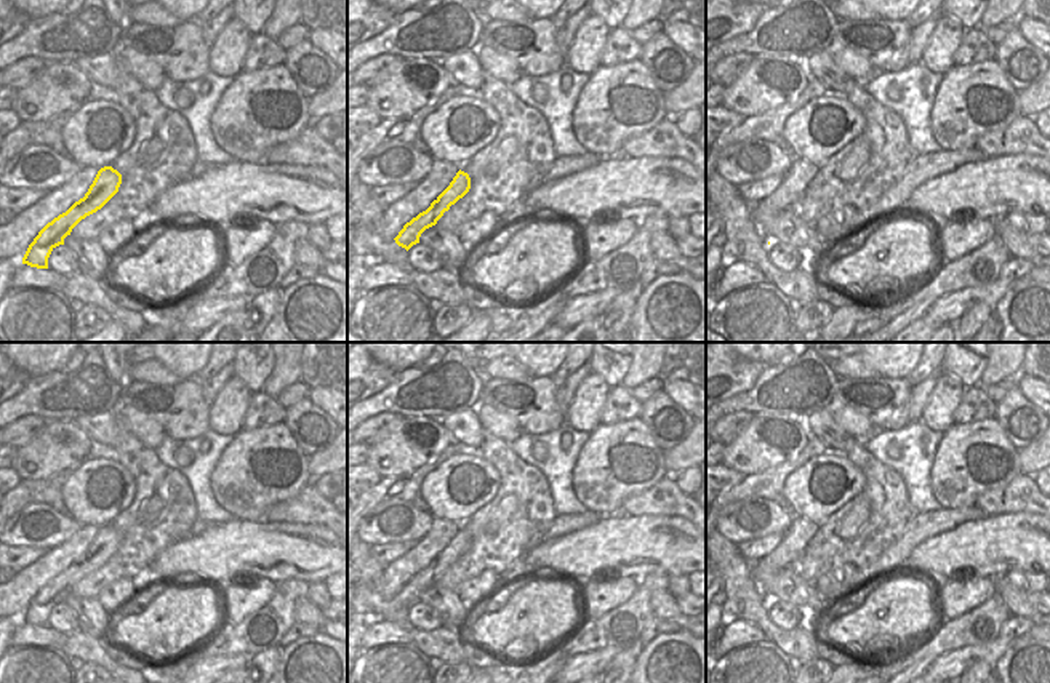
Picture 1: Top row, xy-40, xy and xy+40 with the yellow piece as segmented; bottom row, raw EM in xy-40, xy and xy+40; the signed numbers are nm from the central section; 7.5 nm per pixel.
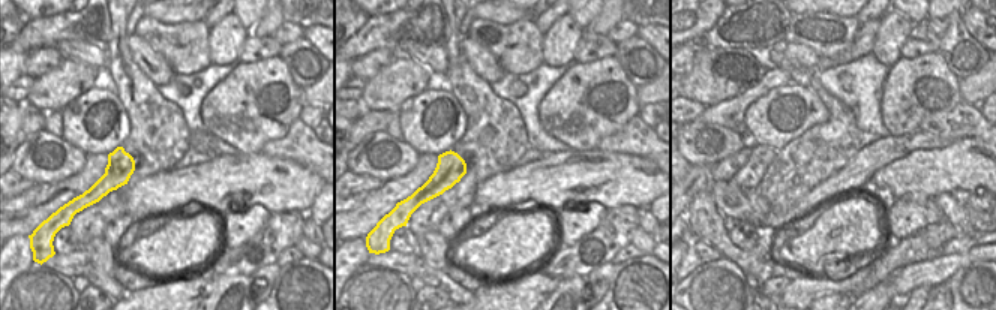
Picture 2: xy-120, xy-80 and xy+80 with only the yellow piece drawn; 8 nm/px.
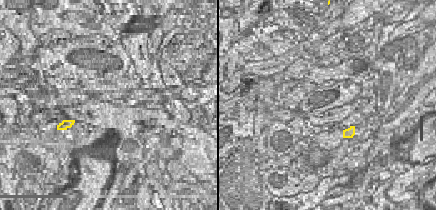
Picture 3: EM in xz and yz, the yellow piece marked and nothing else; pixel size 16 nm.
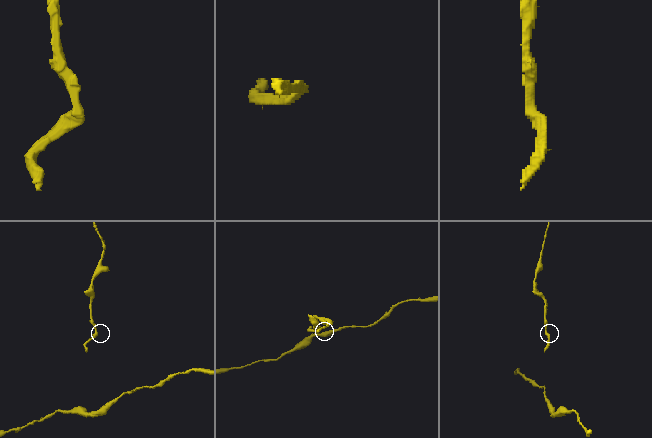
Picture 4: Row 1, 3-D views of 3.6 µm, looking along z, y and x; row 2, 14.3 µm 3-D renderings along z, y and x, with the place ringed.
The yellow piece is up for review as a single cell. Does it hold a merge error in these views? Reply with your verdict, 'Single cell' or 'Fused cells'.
Fused cells.

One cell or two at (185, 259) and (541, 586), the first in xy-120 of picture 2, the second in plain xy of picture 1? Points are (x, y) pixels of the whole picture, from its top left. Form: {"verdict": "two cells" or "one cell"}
{"verdict": "one cell"}

